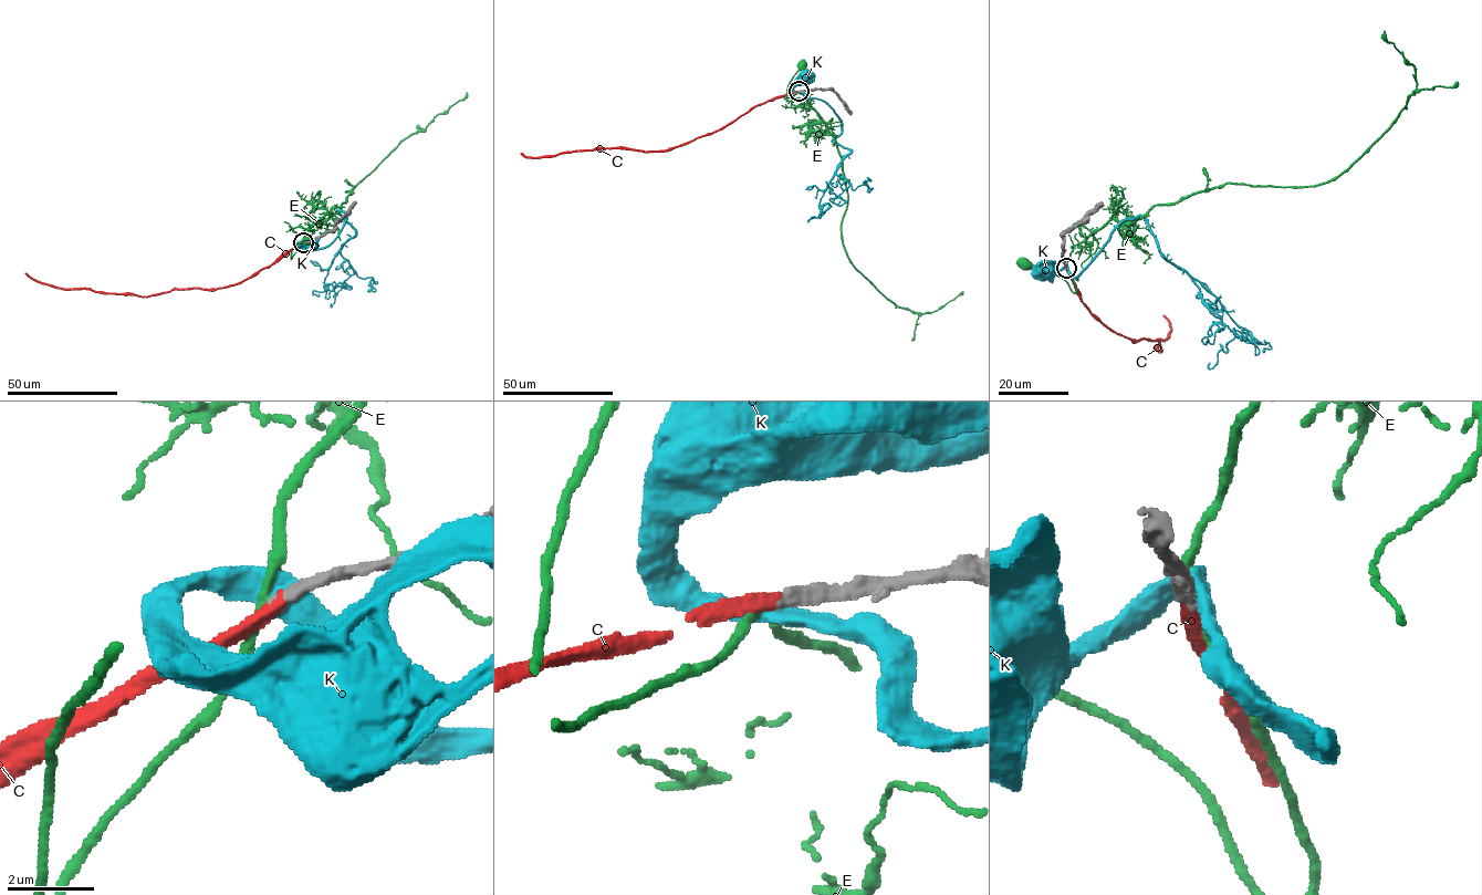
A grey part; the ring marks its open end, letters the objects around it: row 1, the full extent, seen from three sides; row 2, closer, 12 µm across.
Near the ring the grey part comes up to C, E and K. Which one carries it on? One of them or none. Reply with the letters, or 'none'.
C

